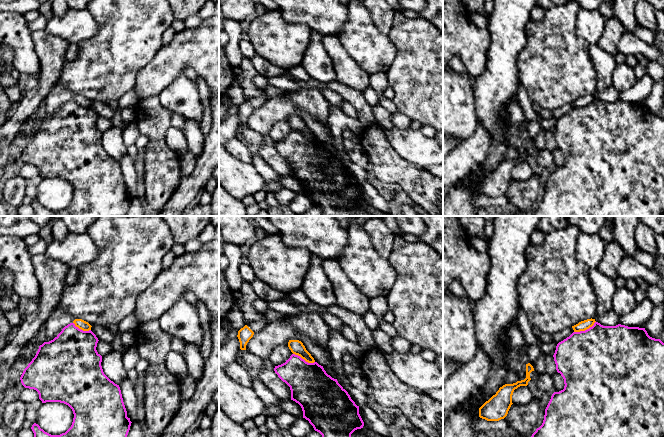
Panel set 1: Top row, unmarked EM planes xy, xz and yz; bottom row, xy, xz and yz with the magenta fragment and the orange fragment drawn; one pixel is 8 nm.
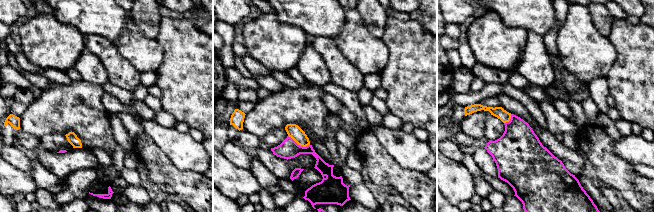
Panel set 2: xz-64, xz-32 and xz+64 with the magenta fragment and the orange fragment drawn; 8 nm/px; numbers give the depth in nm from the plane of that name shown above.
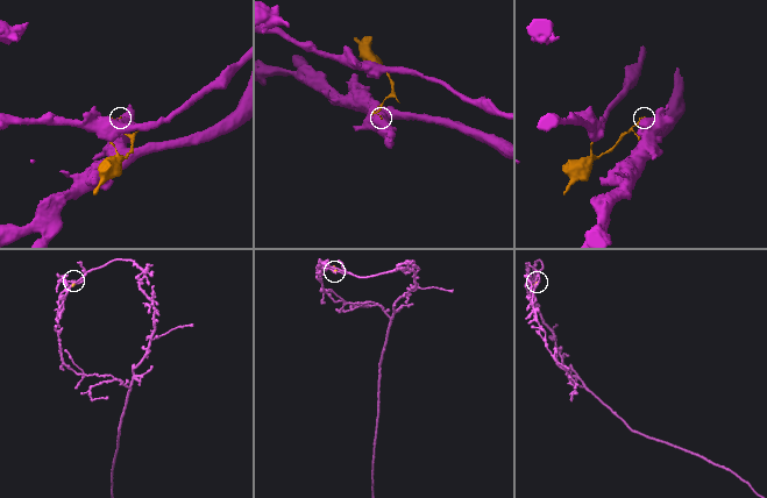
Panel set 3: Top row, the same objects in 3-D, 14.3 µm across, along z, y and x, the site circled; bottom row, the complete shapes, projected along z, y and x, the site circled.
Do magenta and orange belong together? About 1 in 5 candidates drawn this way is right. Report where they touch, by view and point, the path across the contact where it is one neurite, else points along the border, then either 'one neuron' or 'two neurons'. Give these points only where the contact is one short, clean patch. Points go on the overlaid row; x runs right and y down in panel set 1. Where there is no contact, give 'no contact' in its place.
meets magenta in yz at (585, 330); two neurons

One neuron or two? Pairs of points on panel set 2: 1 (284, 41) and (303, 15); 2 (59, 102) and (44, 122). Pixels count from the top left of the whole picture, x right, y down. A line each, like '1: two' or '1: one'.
1: two
2: one

